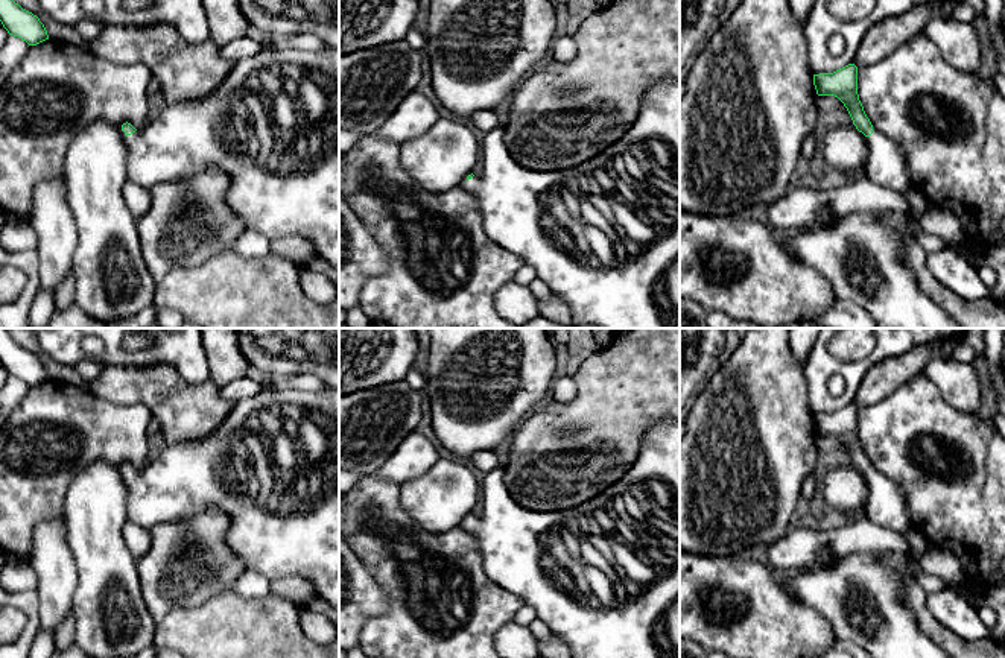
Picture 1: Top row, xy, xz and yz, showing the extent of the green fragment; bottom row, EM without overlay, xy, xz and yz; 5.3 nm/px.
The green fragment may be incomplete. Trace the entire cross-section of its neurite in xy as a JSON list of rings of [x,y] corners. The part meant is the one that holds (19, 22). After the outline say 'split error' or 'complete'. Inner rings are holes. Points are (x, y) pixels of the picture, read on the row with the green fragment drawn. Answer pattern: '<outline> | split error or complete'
[[[0,0],[0,21],[9,35],[21,38],[29,46],[36,46],[49,40],[40,18],[14,0]]] | complete

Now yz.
[[[848,64],[833,73],[813,74],[813,85],[818,96],[838,97],[847,108],[856,129],[867,137],[867,178],[899,193],[912,187],[903,147],[882,132],[874,132],[864,111],[858,94],[858,67]]] | split error

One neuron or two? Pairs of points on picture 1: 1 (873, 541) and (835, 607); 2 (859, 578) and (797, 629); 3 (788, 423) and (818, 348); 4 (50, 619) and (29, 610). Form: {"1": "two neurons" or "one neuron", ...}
{"1": "two neurons", "2": "two neurons", "3": "two neurons", "4": "two neurons"}

